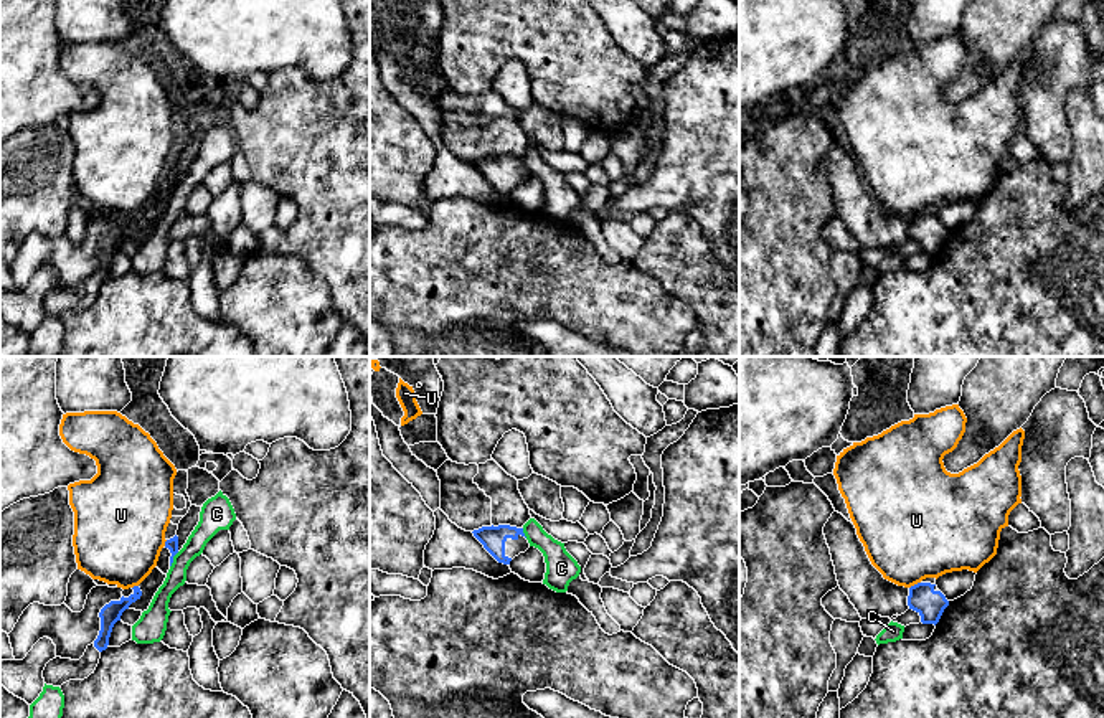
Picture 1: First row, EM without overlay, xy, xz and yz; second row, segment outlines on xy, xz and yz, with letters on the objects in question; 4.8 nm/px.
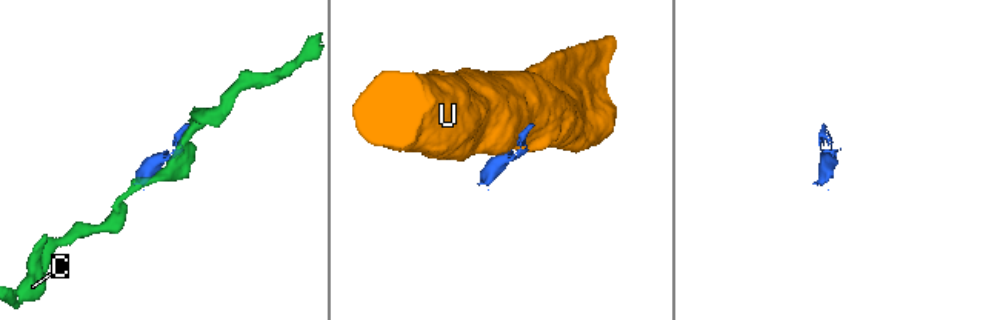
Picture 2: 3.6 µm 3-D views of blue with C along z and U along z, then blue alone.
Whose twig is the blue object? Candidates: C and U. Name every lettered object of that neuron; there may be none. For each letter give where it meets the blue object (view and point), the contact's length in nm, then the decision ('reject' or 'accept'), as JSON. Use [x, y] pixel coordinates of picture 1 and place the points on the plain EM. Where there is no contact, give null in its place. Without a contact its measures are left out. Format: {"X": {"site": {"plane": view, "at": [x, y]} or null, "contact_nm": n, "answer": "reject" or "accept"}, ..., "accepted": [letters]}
{"C": {"site": {"plane": "xy", "at": [172, 190]}, "contact_nm": 90, "answer": "reject"}, "U": {"site": {"plane": "yz", "at": [915, 215]}, "contact_nm": 70, "answer": "reject"}, "accepted": []}

